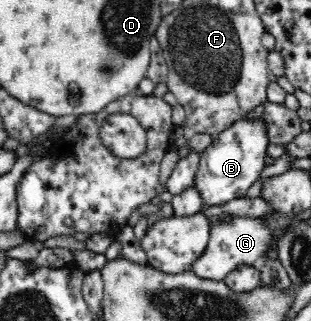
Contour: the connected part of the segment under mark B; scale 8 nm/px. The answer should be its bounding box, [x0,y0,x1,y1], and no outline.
[195,120,268,206]

